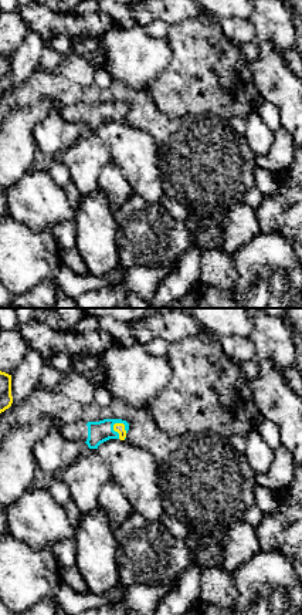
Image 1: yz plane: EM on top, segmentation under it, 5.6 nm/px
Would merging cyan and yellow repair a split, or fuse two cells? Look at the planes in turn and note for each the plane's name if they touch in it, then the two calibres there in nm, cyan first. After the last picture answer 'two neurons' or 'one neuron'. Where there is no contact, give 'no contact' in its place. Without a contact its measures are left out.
contact in yz; calibres 130 and 60 nm

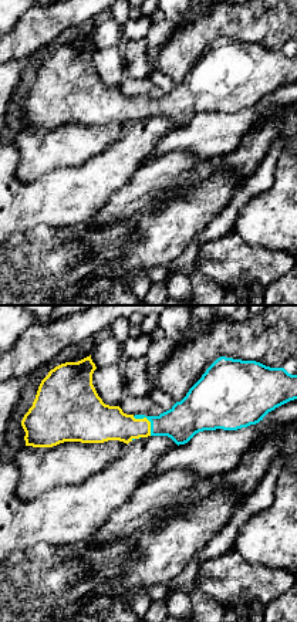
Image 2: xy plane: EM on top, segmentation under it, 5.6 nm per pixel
contact in xy; calibres 200 and 200 nm

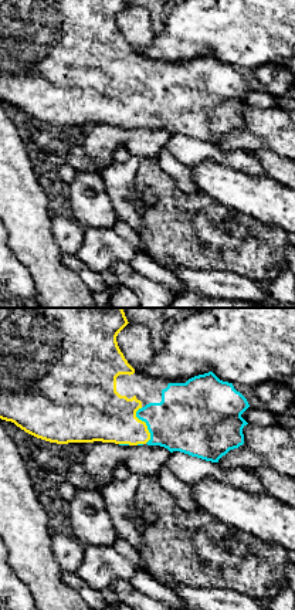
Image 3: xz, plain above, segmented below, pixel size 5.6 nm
contact in xz; calibres 380 and 300 nm

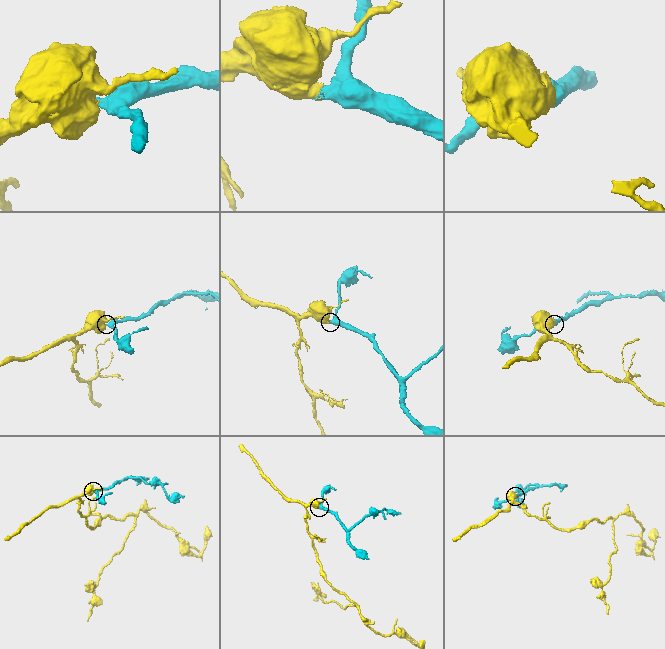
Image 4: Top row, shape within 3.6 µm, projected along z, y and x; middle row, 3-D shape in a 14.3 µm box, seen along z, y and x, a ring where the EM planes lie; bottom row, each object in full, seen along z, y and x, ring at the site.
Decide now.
one neuron

